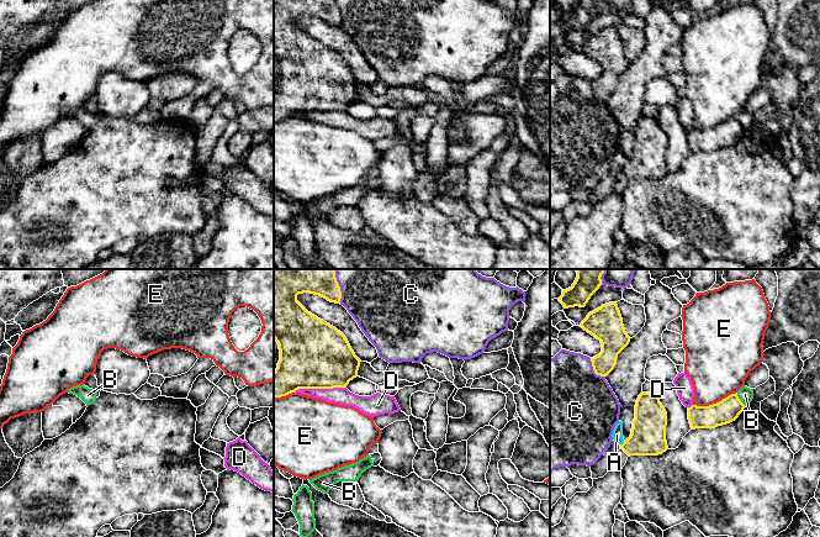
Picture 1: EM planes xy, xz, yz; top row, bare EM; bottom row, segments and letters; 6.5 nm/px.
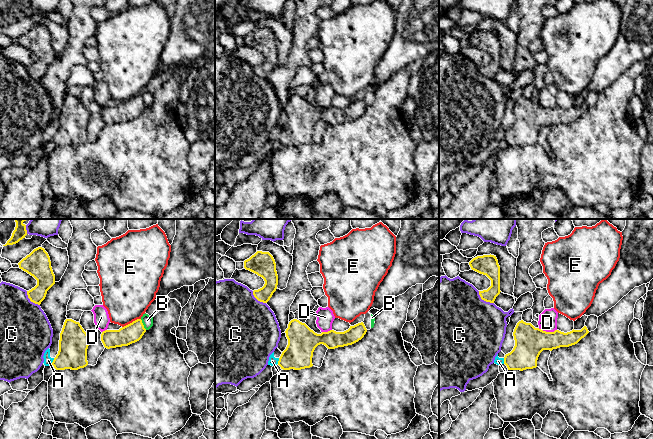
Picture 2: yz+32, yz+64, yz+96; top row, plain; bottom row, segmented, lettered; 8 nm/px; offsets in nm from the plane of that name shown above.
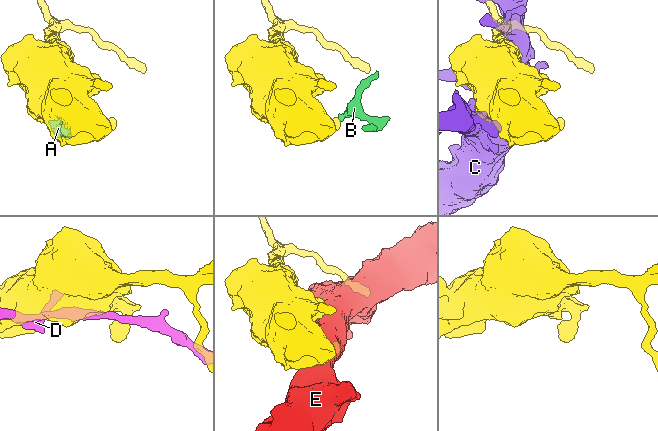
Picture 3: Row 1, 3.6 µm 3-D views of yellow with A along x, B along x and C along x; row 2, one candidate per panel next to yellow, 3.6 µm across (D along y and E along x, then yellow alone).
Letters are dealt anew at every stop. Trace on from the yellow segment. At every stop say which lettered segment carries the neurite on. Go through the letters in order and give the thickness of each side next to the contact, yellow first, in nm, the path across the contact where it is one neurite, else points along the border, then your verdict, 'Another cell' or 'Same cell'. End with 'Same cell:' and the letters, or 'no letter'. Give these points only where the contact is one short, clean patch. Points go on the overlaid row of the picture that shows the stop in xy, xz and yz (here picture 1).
A: Thickness 220 nm (yellow) against 70 nm. Another cell
B: Thickness 160 nm (yellow) against 100 nm. Boundary: yz (736, 394), (745, 405). Another cell
C: Thickness 180 nm (yellow) against 500 nm. Another cell
D: Thickness 440 nm (yellow) against 110 nm. Another cell
E: Thickness 160 nm (yellow) against 400 nm. Another cell
Same cell: no letter

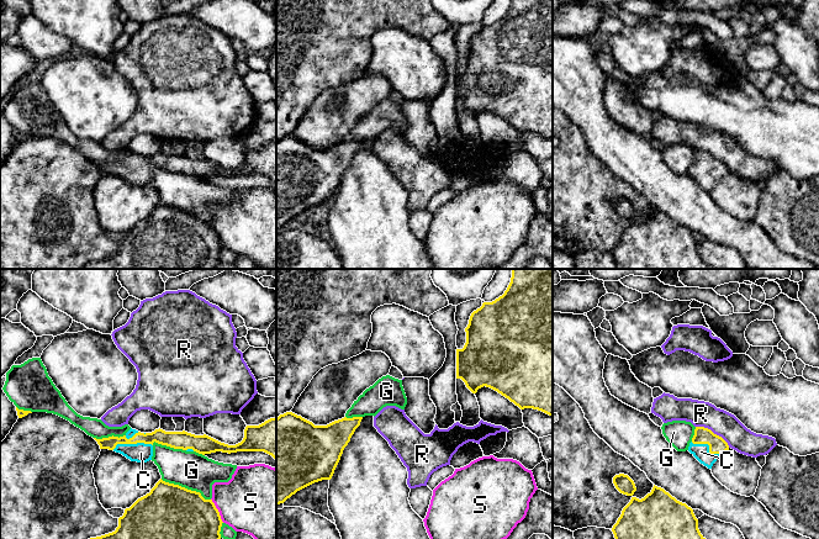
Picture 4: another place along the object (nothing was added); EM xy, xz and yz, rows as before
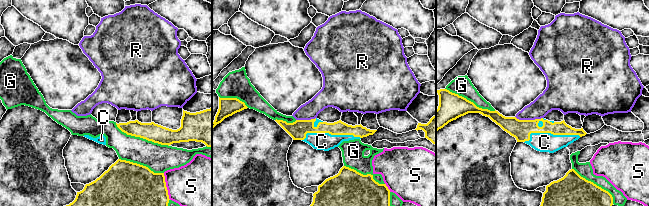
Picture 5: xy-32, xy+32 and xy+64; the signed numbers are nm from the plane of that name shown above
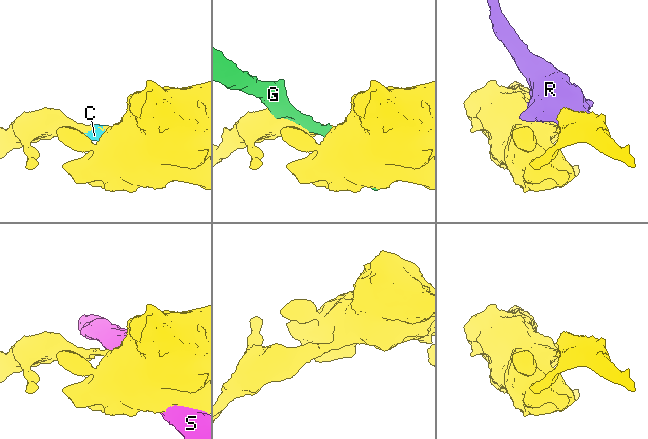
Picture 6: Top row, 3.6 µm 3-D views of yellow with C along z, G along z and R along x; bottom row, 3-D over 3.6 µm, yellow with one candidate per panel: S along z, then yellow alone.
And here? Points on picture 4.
C: Thickness 100 nm (yellow) against 130 nm. Same cell
G: Thickness 360 nm (yellow) against 240 nm. Another cell
R: Thickness 110 nm (yellow) against 170 nm. Another cell
S: Thickness 340 nm (yellow) against 420 nm. Another cell
Same cell: C

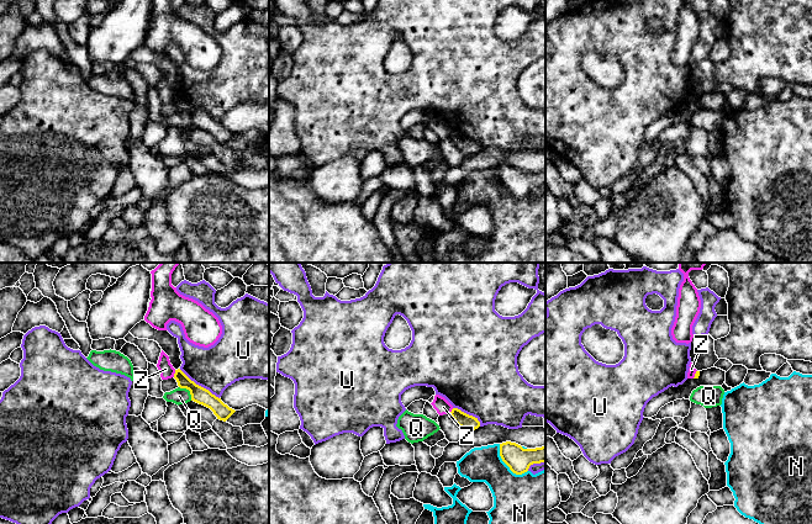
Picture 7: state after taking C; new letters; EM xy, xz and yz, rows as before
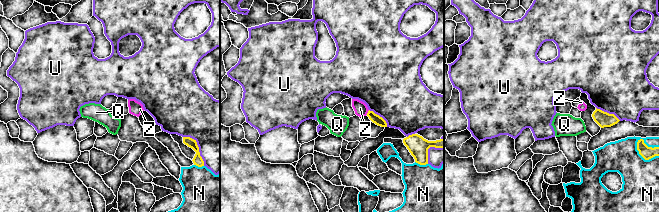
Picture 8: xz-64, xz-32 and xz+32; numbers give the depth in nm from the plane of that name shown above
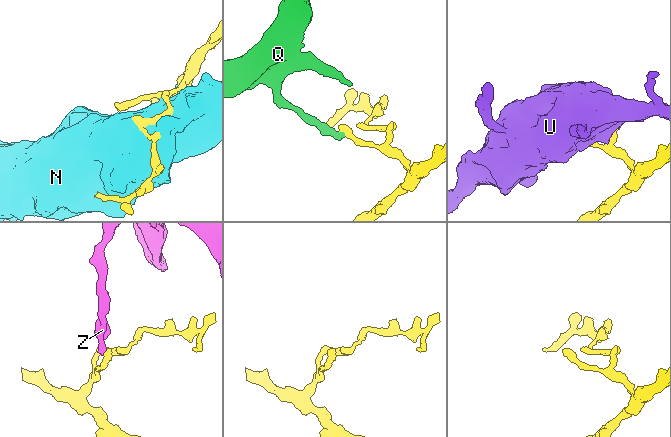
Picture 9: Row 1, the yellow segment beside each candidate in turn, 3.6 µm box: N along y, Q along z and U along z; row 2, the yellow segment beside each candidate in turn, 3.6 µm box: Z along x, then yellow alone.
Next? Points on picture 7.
N: Thickness 160 nm (yellow) against 320 nm. Another cell
Q: Thickness 110 nm (yellow) against 110 nm. Boundary: xy (179, 386), (189, 391), (191, 400). Another cell
U: Thickness 110 nm (yellow) against 280 nm. Another cell
Z: Thickness 110 nm (yellow) against 100 nm. Boundary: xy (175, 370), (173, 376). Another cell
Same cell: no letter

